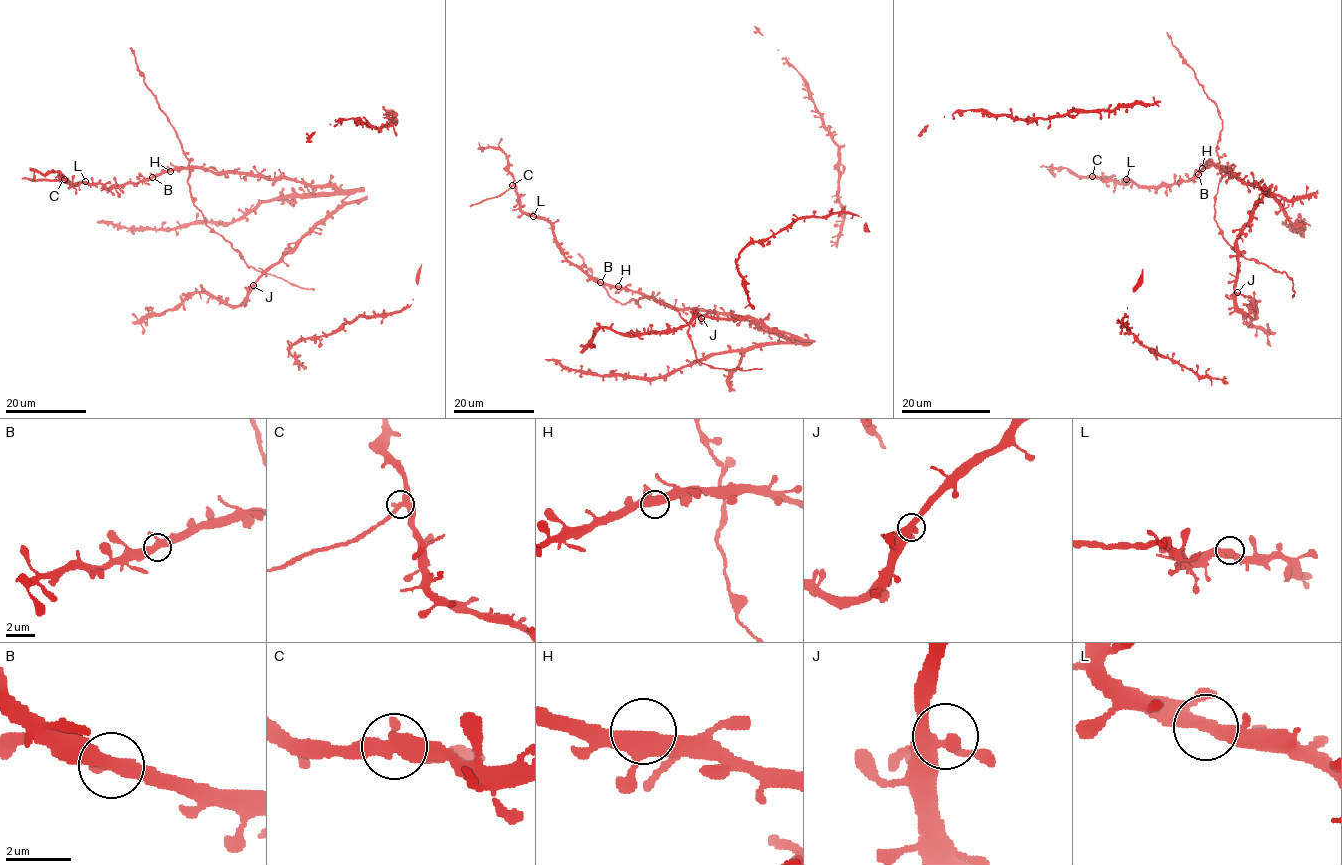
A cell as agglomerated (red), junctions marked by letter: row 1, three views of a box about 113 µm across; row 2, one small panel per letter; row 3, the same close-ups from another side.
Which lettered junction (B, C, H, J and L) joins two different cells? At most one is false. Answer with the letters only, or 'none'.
C

